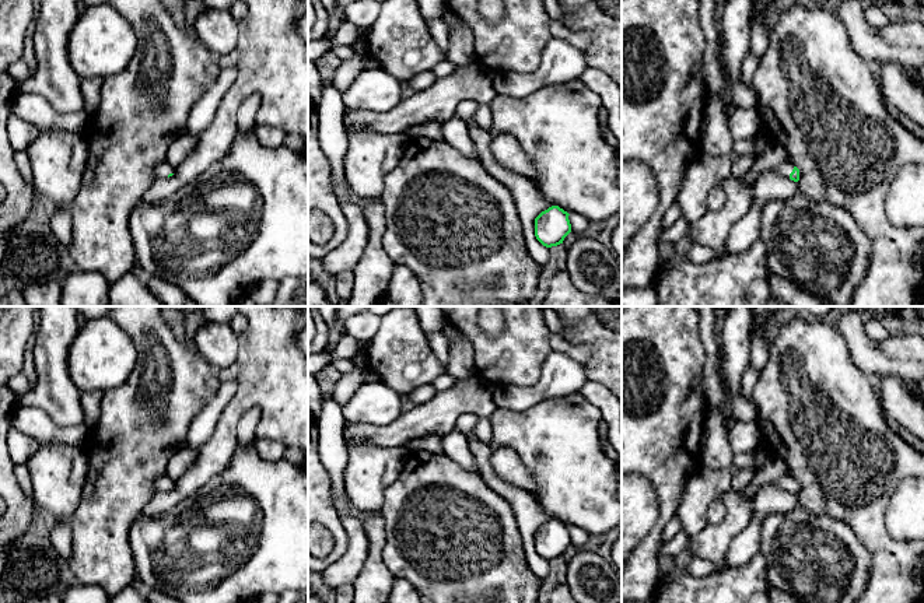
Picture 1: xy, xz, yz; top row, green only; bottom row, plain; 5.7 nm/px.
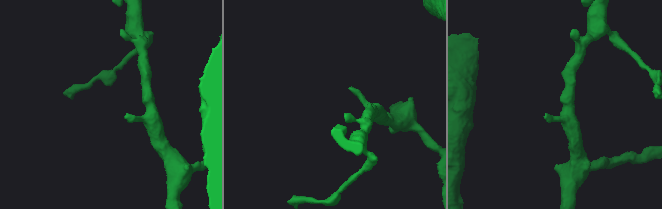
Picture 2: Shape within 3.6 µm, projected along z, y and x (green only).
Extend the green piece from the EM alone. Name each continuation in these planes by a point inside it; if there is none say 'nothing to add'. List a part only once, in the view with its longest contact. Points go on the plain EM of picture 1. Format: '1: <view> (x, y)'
1: yz (784, 481)

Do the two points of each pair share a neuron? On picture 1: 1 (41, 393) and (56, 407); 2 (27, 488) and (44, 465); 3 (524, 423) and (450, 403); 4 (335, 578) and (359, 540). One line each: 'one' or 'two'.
1: one
2: two
3: two
4: one

